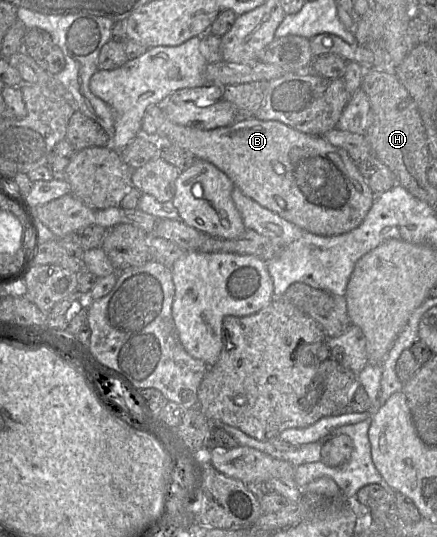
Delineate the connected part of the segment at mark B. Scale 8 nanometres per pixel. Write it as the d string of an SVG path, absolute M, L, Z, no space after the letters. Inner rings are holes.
M154 105L145 111L141 122L141 134L152 140L166 139L173 146L193 154L197 160L213 164L228 176L243 195L316 235L337 236L351 231L360 225L375 201L376 195L345 150L331 145L322 136L300 132L278 121L237 118L229 126L199 130L171 122L165 116L162 105Z

